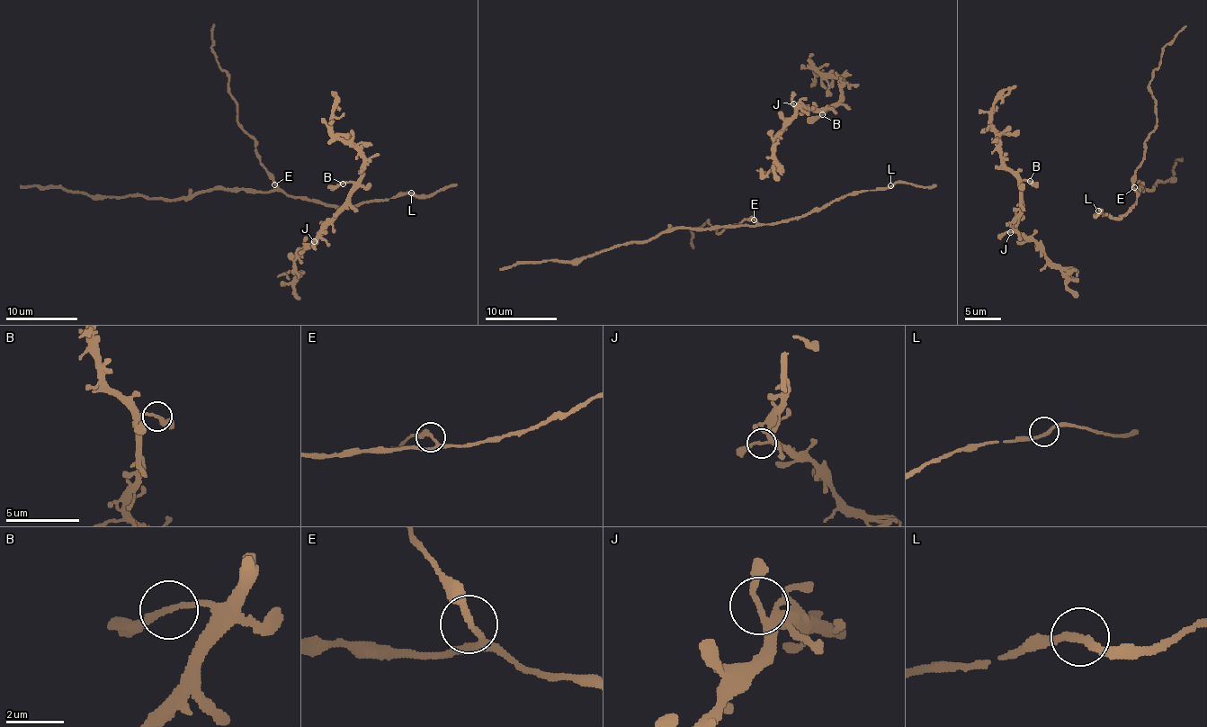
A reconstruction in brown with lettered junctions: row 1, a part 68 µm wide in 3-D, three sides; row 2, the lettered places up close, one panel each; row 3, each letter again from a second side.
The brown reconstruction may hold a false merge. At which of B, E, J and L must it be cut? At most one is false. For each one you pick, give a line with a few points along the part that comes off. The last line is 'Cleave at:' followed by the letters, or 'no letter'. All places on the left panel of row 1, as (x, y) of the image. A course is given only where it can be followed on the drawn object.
Cleave at: no letter

